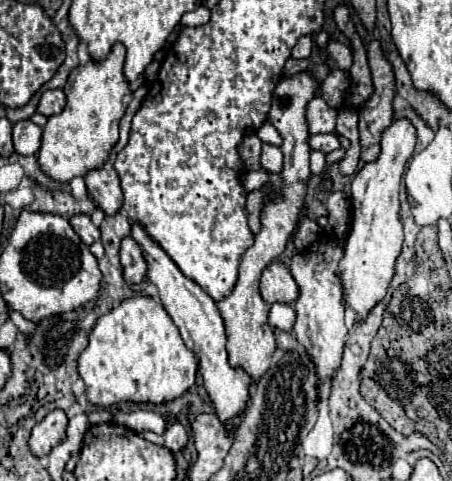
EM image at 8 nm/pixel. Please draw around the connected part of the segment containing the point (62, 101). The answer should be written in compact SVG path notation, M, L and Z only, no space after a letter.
M62 88L56 90L46 90L40 98L38 104L38 112L44 116L52 116L52 114L60 114L62 108L66 106L66 94Z

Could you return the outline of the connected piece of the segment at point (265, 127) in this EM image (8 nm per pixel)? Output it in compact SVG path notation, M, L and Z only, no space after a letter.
M264 122L264 124L262 124L262 128L260 128L256 134L258 134L258 138L260 138L262 142L276 144L276 146L280 146L280 144L282 144L282 138L280 138L278 130L274 130L274 126L272 126L270 122Z

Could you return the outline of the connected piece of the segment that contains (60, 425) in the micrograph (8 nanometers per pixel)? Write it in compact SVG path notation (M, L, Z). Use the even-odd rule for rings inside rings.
M60 408L52 410L42 422L38 422L32 428L32 436L30 436L32 454L38 458L48 456L48 452L54 446L58 446L60 442L66 440L66 426L68 426L66 412Z

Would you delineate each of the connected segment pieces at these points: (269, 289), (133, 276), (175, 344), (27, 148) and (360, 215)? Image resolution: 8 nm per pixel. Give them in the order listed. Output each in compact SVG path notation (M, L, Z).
M276 260L262 270L260 294L268 304L292 304L298 298L298 284L294 282L290 270Z
M126 236L122 240L120 262L122 262L122 268L124 268L124 280L128 284L140 284L144 274L146 274L146 262L142 258L140 246L130 236Z
M134 296L120 302L116 308L112 308L110 314L100 316L100 320L96 322L90 334L90 344L78 358L78 370L80 370L80 378L86 382L88 402L94 406L112 408L120 402L164 404L180 398L194 384L198 358L192 350L184 346L178 328L174 326L172 318L168 316L168 312L160 302L148 296Z
M22 120L14 124L12 140L14 140L14 150L22 156L32 156L40 148L40 138L42 138L42 128L36 126L32 120Z
M396 118L382 132L380 154L374 162L364 164L364 168L352 180L352 230L346 238L346 252L340 260L340 278L344 284L346 306L354 308L358 318L366 314L380 302L386 288L394 276L394 262L402 250L402 224L398 218L398 192L400 180L408 158L414 152L416 128L408 118Z

